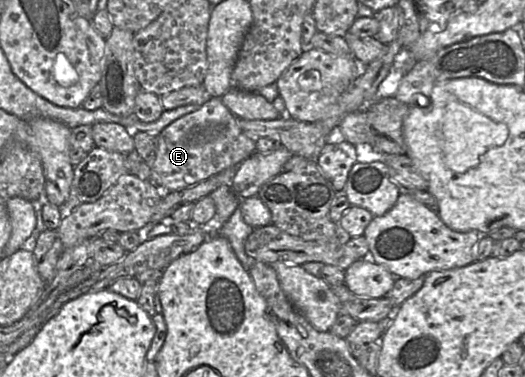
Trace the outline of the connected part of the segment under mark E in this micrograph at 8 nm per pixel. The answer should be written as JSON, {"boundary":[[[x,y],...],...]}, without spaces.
{"boundary":[[[212,97],[196,111],[188,113],[165,127],[159,134],[151,181],[163,192],[174,192],[194,186],[225,169],[237,166],[256,152],[256,141],[246,136],[237,118],[221,98]]]}

